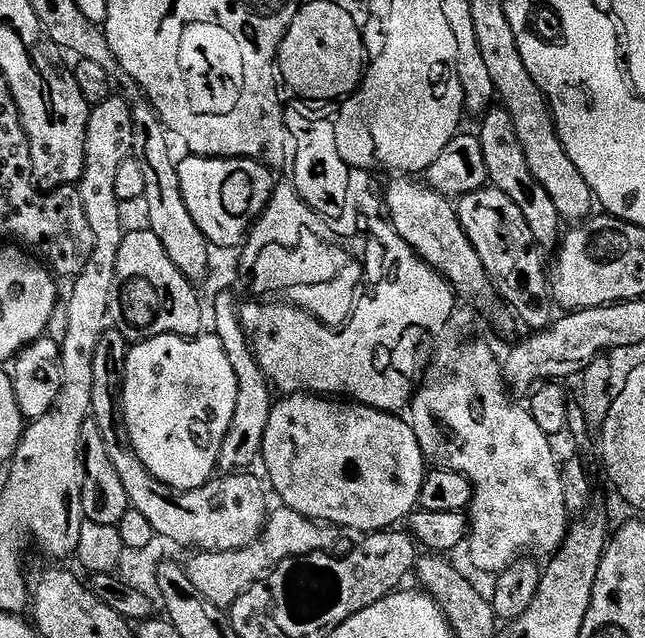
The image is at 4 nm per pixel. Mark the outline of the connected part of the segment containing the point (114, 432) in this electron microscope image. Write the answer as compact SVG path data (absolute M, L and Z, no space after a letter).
M113 328L105 329L94 352L90 414L98 424L100 444L109 453L109 459L114 465L114 470L118 470L122 474L129 474L128 472L142 474L145 473L145 464L138 458L137 452L133 450L124 416L123 385L125 360L128 357L129 347L128 341L120 331Z

